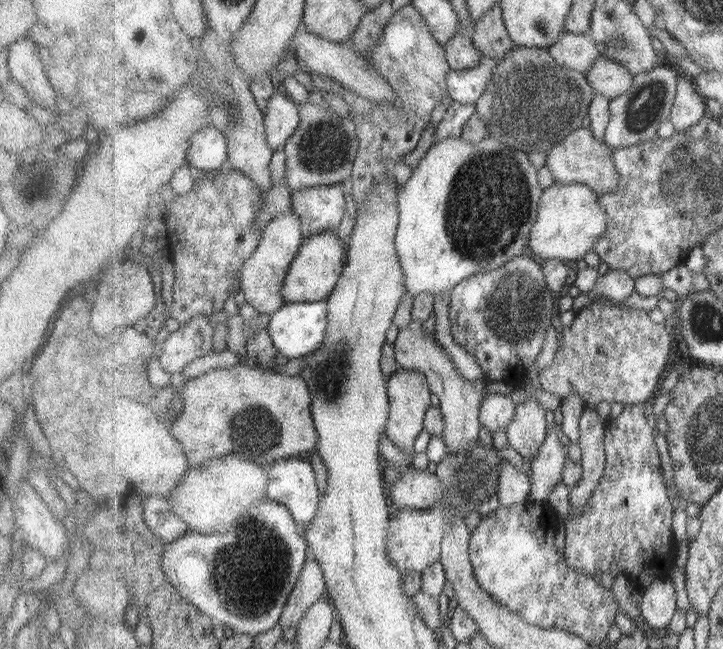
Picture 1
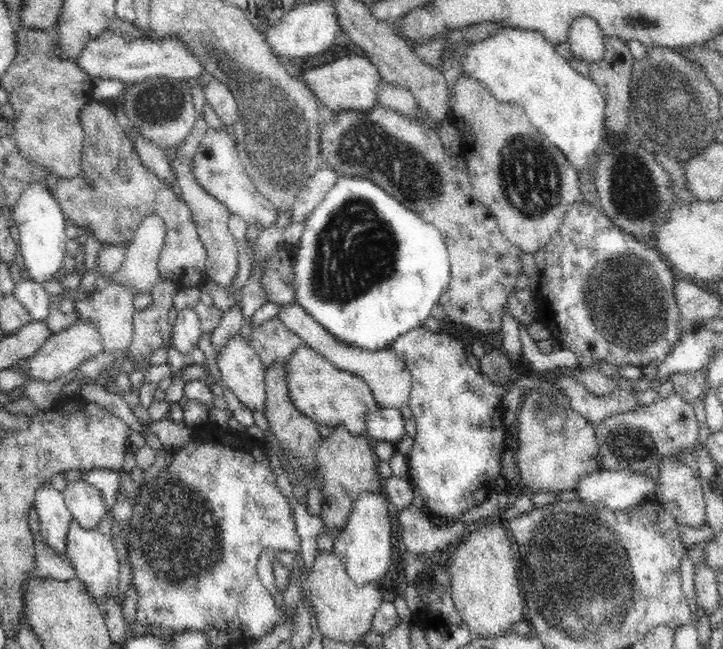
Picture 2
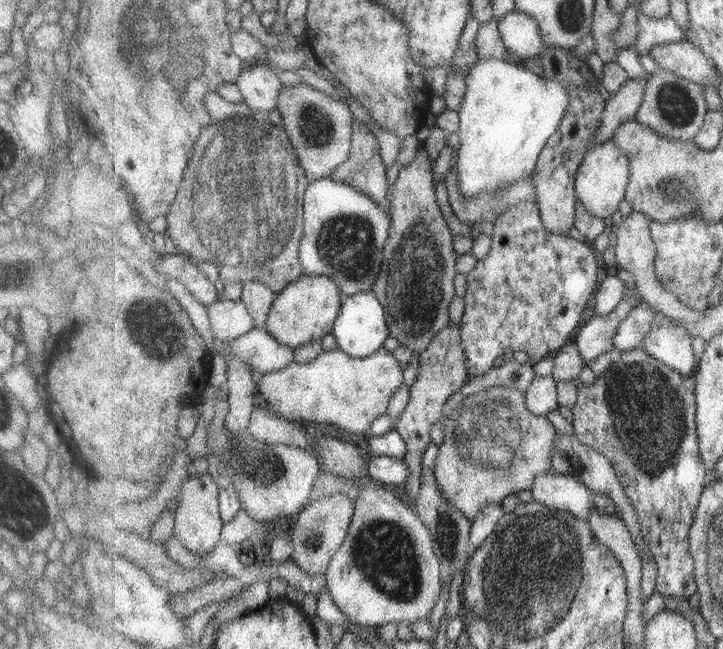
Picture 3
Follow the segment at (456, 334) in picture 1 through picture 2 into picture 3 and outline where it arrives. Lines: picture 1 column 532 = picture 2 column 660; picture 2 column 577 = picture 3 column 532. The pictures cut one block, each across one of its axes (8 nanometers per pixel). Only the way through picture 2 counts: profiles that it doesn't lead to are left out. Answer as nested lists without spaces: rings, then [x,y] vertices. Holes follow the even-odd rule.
[[[523,201],[517,203],[503,212],[499,216],[497,222],[493,223],[493,234],[491,234],[492,244],[491,249],[484,259],[481,259],[475,265],[475,268],[469,272],[467,275],[467,288],[464,296],[465,310],[464,316],[462,318],[462,344],[465,346],[468,365],[467,371],[470,372],[472,376],[484,376],[491,369],[493,369],[493,360],[503,357],[503,354],[510,350],[512,352],[522,351],[529,357],[529,363],[538,363],[539,361],[547,357],[547,350],[559,350],[563,346],[567,346],[569,342],[569,336],[577,330],[577,326],[581,324],[581,318],[583,318],[583,310],[589,306],[589,300],[591,296],[597,293],[597,288],[599,287],[599,258],[595,254],[595,247],[589,246],[587,241],[579,241],[575,238],[569,237],[567,235],[558,234],[551,232],[550,229],[543,224],[541,213],[539,213],[539,205],[536,202]]]

